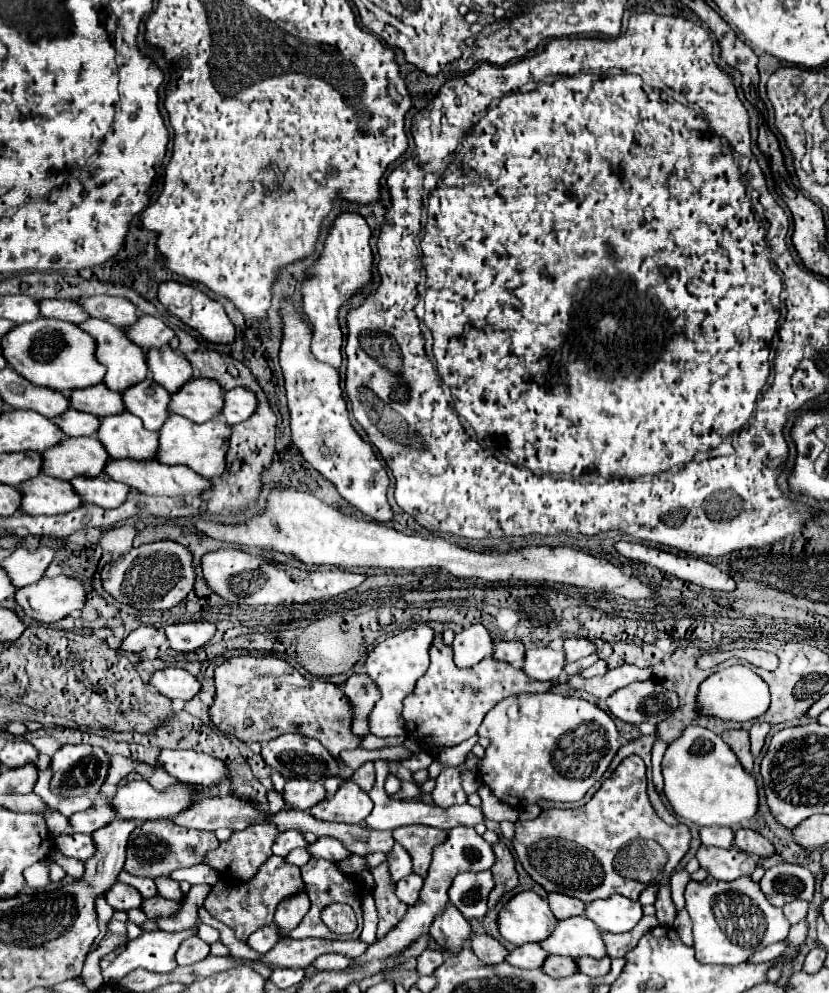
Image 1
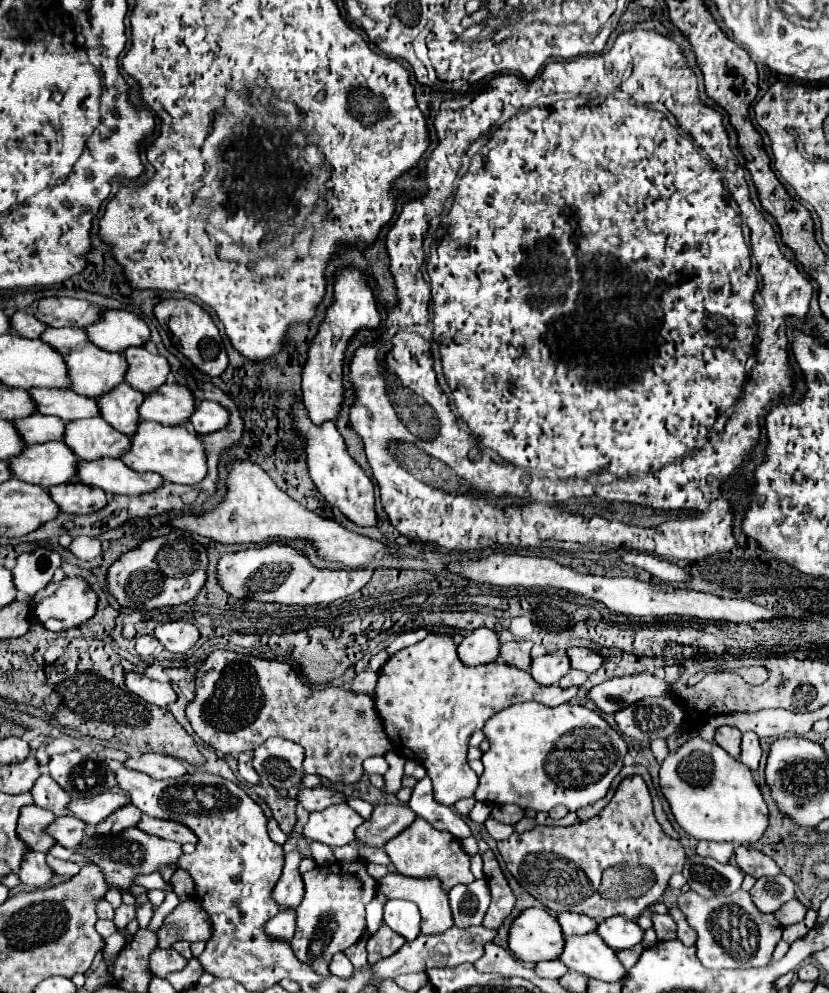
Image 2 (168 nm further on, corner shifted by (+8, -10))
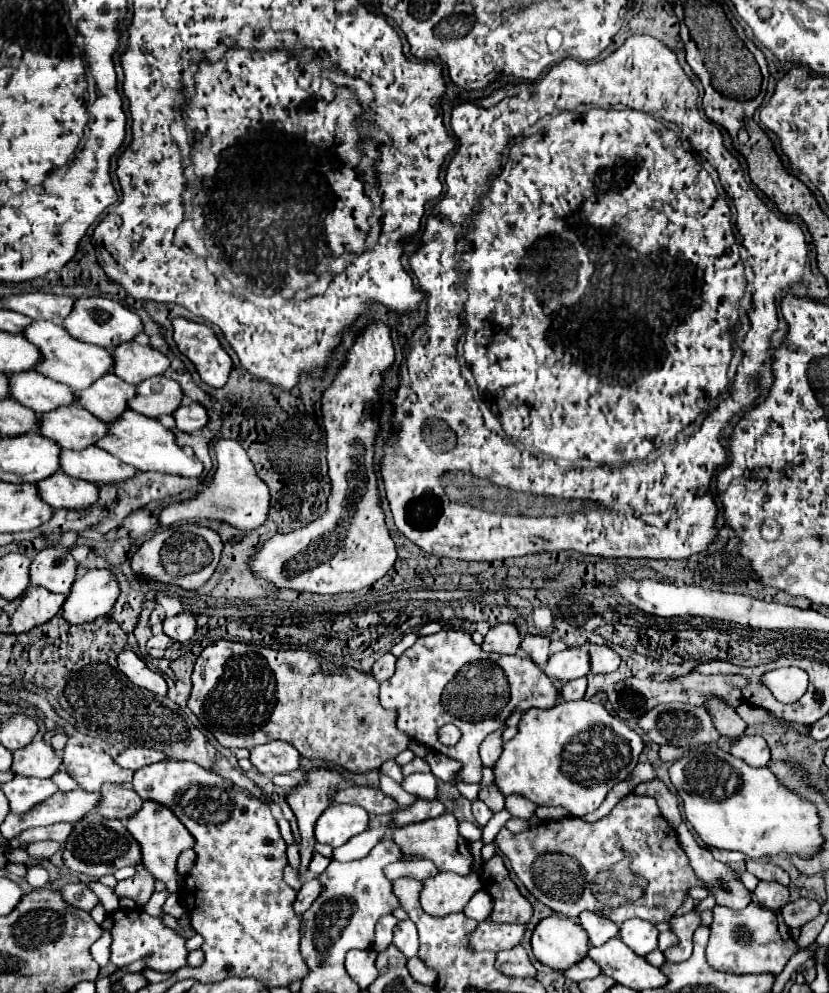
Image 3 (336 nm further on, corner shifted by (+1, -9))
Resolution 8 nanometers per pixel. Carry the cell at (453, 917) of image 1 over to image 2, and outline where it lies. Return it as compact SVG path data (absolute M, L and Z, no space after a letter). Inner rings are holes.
M387 874L379 880L379 890L387 898L413 900L421 912L421 932L441 934L453 926L447 892L441 890L437 878L407 878Z

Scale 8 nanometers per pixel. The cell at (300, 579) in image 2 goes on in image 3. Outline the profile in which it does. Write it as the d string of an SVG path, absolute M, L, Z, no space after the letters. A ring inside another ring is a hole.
M372 323L364 329L358 341L352 345L346 365L338 373L330 389L322 397L322 419L328 441L328 475L332 481L332 491L328 497L328 507L324 515L308 523L302 529L290 533L278 533L264 543L264 547L250 561L252 571L258 577L272 581L278 589L298 589L322 595L334 595L342 591L358 591L372 585L384 577L396 561L396 545L384 525L384 511L380 507L378 477L374 471L374 439L380 433L378 419L374 419L374 407L380 403L382 375L394 363L394 349L390 339L390 329L384 323Z

